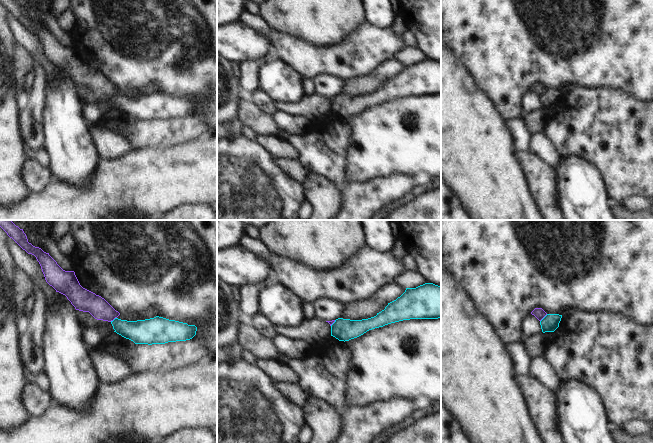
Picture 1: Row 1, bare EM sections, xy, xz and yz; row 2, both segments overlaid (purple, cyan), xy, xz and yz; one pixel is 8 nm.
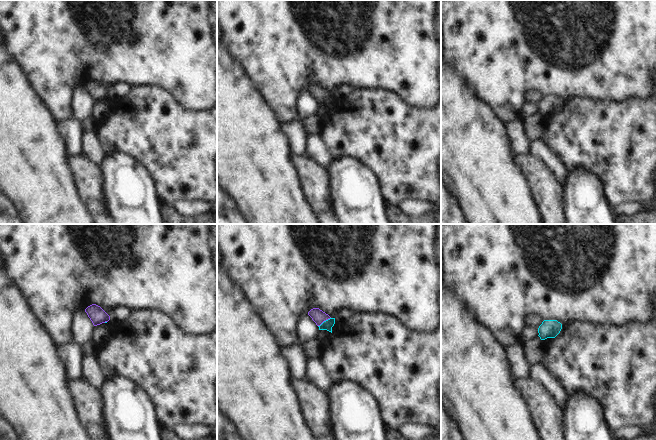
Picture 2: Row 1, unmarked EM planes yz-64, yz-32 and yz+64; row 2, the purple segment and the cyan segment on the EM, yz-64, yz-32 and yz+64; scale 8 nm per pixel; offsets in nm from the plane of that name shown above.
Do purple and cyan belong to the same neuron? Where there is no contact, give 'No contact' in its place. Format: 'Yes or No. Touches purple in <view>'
No. Touches purple in yz

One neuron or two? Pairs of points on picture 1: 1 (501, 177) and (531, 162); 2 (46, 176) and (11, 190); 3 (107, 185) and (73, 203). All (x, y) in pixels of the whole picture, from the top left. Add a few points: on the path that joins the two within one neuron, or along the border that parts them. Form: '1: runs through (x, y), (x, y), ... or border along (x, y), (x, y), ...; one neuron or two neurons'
1: border along (514, 151), (514, 156), (530, 189); two neurons
2: border along (25, 160), (21, 170), (21, 177), (30, 193); two neurons
3: runs through (99, 193), (89, 203), (81, 203); one neuron

